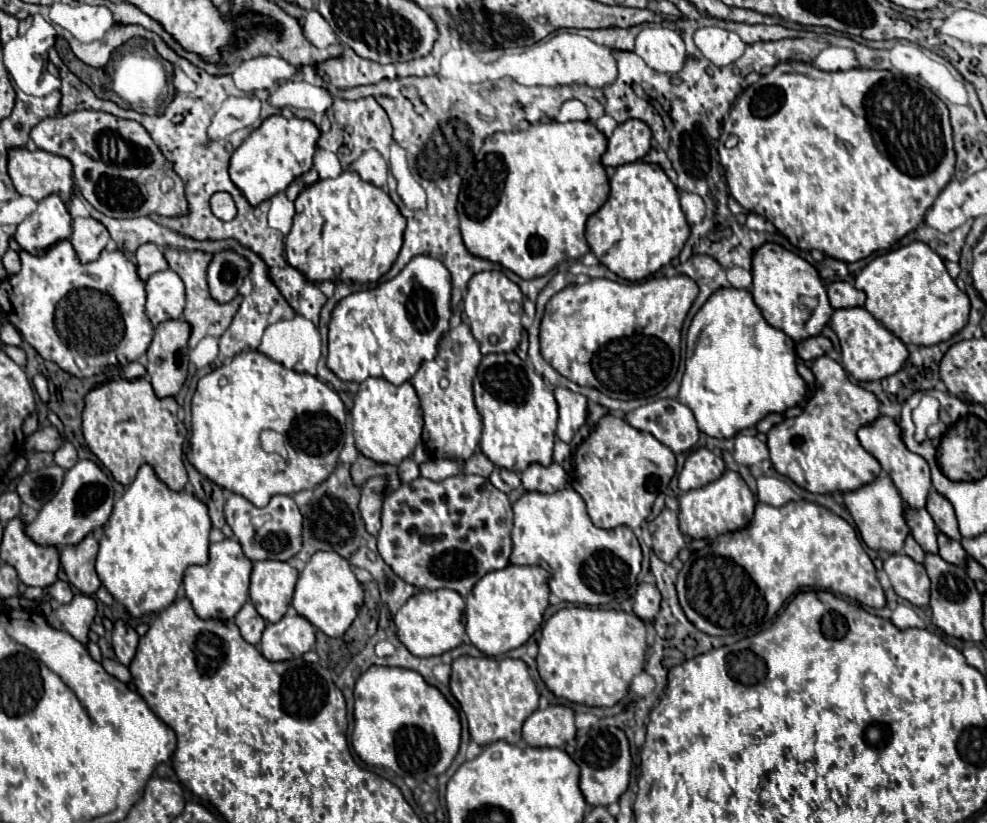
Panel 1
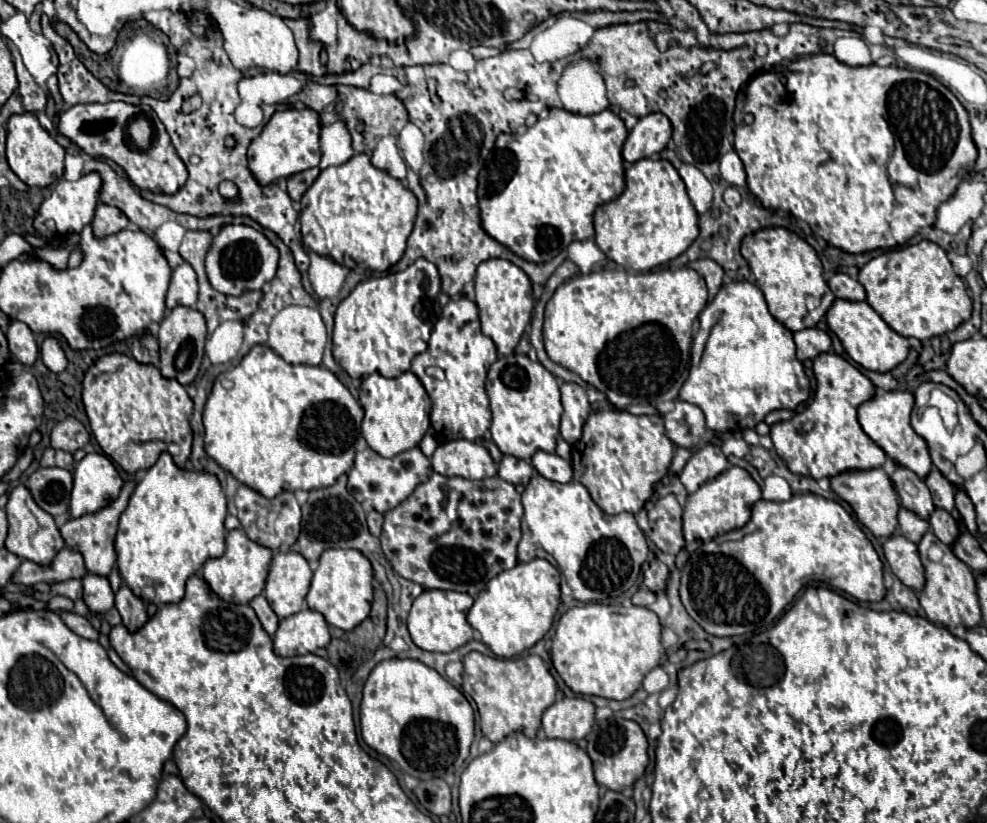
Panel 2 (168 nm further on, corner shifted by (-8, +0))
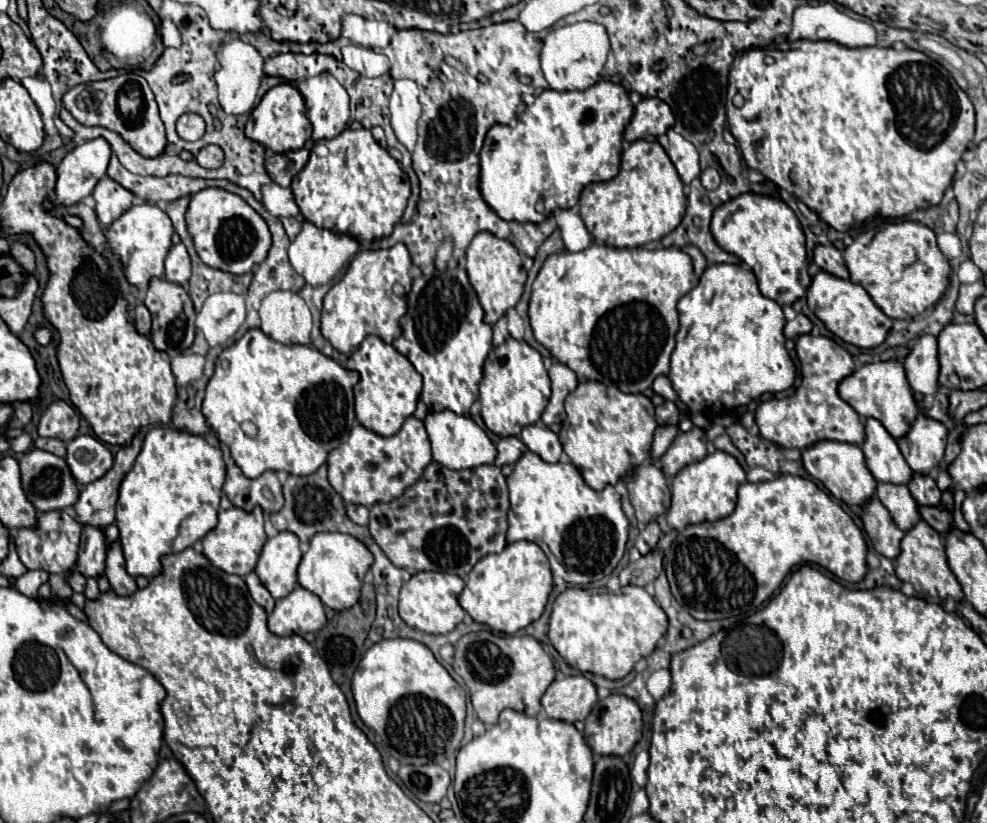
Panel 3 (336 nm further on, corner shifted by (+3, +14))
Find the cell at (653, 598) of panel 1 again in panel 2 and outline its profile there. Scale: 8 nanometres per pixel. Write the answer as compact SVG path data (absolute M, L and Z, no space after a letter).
M652 560L648 564L648 568L644 570L644 586L648 586L654 592L662 592L666 586L666 578L668 578L668 566L662 560Z

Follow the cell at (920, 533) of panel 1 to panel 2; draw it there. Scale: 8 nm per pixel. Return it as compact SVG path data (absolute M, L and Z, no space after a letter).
M894 464L894 472L890 474L890 480L894 484L900 504L904 508L916 512L924 520L928 520L934 510L934 504L932 504L932 496L930 496L928 486L924 484L924 480L920 480L916 474L912 474L912 470L908 470L900 464Z

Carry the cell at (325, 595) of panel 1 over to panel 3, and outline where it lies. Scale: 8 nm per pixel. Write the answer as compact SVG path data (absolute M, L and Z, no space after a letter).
M319 532L311 538L311 546L297 570L299 584L319 596L319 600L333 610L347 610L359 600L359 590L365 578L365 572L373 564L373 554L349 534Z

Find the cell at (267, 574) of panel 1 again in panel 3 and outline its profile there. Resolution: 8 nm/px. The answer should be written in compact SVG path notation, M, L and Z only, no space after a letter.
M279 532L265 542L255 572L269 594L279 600L295 590L299 562L301 550L297 536L293 532Z

